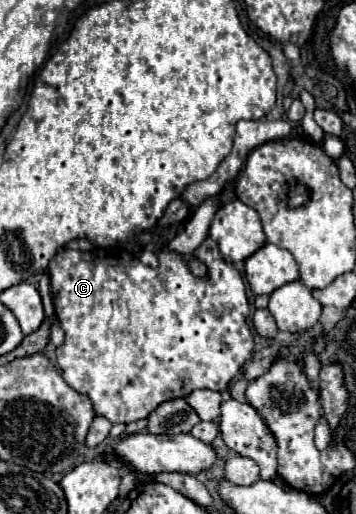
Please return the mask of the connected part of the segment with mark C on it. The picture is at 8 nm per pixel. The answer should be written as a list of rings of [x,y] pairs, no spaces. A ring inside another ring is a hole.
[[[208,236],[200,248],[190,254],[190,256],[182,256],[182,254],[176,254],[176,252],[170,252],[168,248],[164,248],[160,254],[158,254],[158,268],[150,268],[150,266],[144,266],[132,252],[128,250],[122,250],[122,248],[92,248],[88,252],[82,252],[82,250],[70,250],[70,248],[64,248],[56,254],[56,258],[50,262],[50,286],[52,286],[52,298],[54,298],[54,308],[56,308],[56,316],[60,320],[60,326],[66,334],[64,338],[64,344],[56,348],[56,362],[58,366],[62,368],[62,376],[66,380],[66,384],[86,396],[90,396],[92,400],[92,406],[96,410],[96,414],[100,416],[106,416],[112,424],[116,422],[134,422],[134,420],[140,420],[140,418],[146,418],[156,406],[160,406],[162,402],[166,400],[174,400],[174,398],[186,398],[190,392],[198,390],[198,388],[208,388],[208,390],[216,390],[216,392],[226,392],[228,390],[228,384],[232,380],[232,376],[242,368],[242,364],[246,360],[252,358],[252,332],[246,324],[246,316],[250,312],[248,308],[248,298],[246,298],[246,286],[242,282],[242,276],[240,272],[236,270],[234,264],[230,262],[224,262],[220,258],[220,252],[218,252],[218,246],[216,242]],[[190,258],[198,258],[202,260],[206,266],[208,266],[208,272],[210,276],[206,280],[202,278],[194,278],[194,274],[190,274],[186,262]]]

